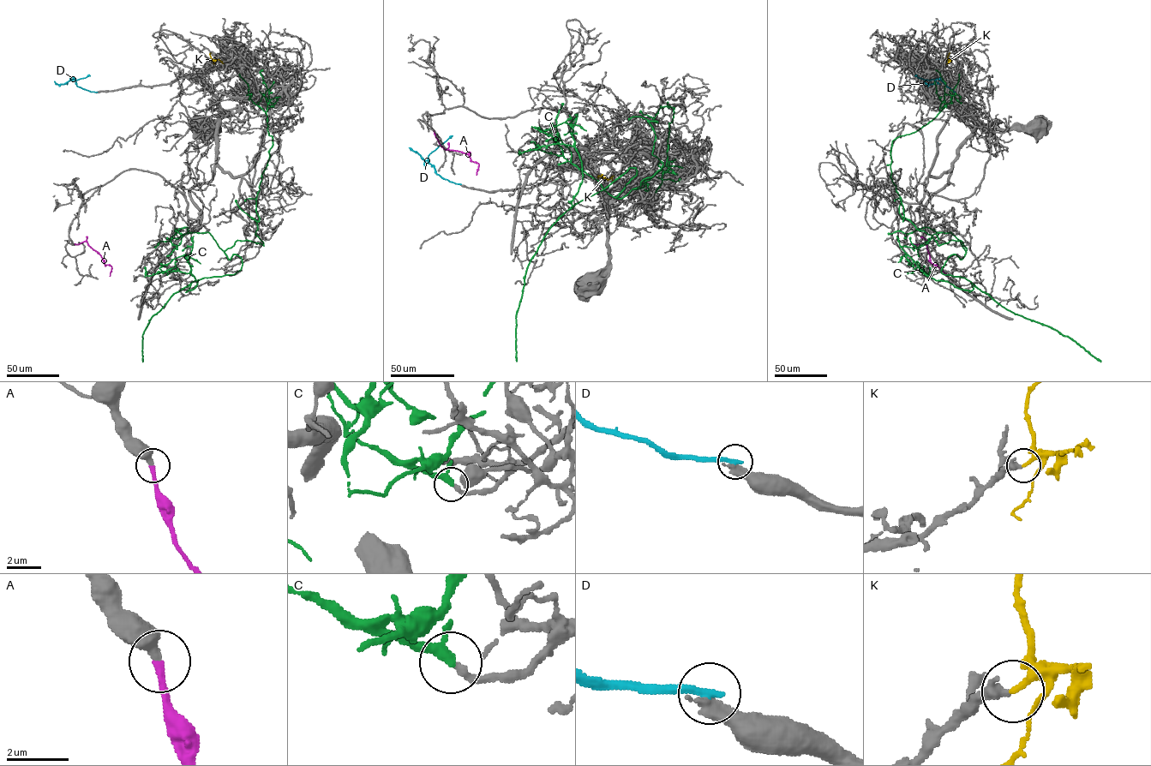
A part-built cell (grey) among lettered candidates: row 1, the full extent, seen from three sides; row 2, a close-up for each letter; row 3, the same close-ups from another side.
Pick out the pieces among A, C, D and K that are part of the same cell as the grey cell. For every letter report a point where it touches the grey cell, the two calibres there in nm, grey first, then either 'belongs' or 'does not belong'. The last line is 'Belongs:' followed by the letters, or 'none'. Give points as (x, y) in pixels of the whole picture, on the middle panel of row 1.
A: contact (434, 130); calibres 420 and 280 nm; belongs
C: contact (675, 174); calibres 240 and 260 nm; does not belong
D: contact (460, 184); calibres 500 and 280 nm; does not belong
K: contact (601, 175); calibres 380 and 200 nm; belongs
Belongs: A, K

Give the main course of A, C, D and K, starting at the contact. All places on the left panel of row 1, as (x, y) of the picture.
A: (74, 244), (86, 241), (101, 255), (105, 265), (111, 266), (110, 276)
C: (273, 107), (252, 218), (264, 245), (236, 241), (224, 252), (240, 270), (175, 292), (144, 331), (142, 362)
D: (97, 92), (82, 89), (76, 86), (74, 79), (69, 80), (90, 75)
K: (212, 60), (218, 59), (223, 63)

